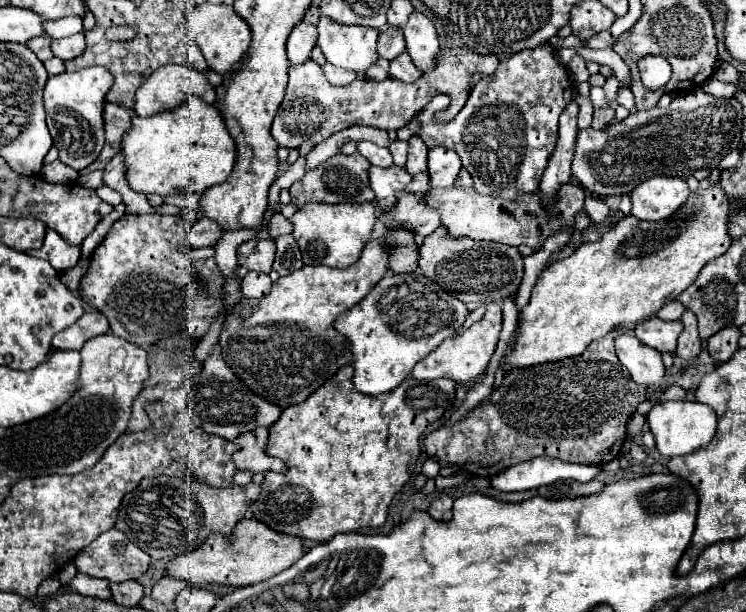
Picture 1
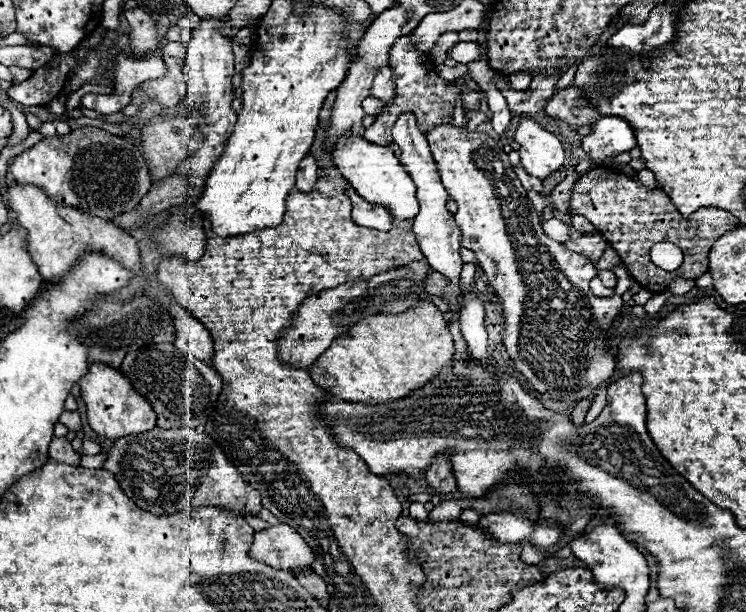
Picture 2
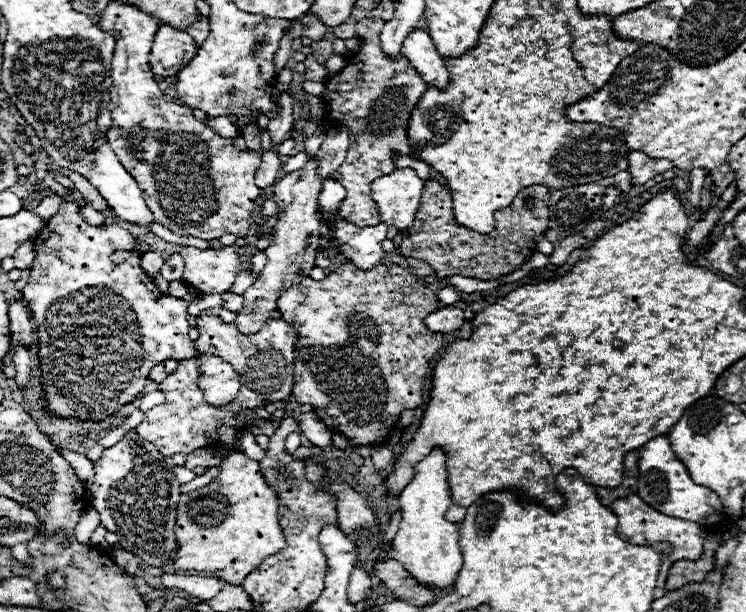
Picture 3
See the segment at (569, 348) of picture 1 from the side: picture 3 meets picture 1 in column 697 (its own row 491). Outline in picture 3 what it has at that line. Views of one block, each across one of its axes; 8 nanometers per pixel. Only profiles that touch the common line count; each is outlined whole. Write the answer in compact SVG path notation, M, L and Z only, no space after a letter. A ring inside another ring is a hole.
M232 452L222 460L222 470L208 486L180 494L176 538L180 550L174 554L176 570L214 572L220 580L240 586L264 558L286 548L286 538L278 524L278 492L266 482L260 464L242 452Z

